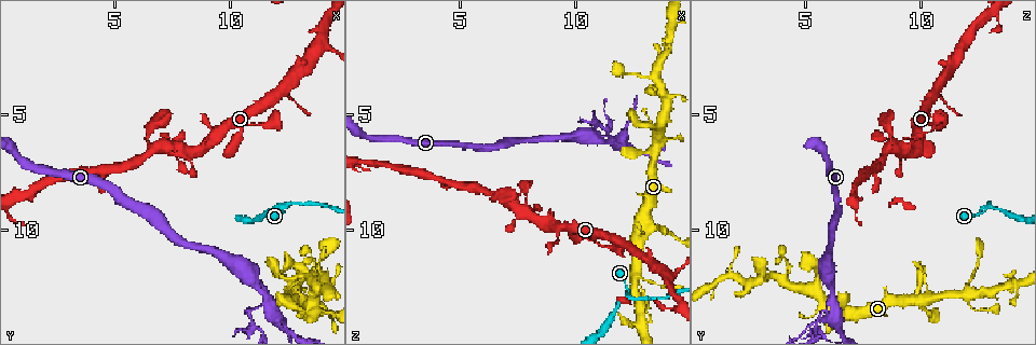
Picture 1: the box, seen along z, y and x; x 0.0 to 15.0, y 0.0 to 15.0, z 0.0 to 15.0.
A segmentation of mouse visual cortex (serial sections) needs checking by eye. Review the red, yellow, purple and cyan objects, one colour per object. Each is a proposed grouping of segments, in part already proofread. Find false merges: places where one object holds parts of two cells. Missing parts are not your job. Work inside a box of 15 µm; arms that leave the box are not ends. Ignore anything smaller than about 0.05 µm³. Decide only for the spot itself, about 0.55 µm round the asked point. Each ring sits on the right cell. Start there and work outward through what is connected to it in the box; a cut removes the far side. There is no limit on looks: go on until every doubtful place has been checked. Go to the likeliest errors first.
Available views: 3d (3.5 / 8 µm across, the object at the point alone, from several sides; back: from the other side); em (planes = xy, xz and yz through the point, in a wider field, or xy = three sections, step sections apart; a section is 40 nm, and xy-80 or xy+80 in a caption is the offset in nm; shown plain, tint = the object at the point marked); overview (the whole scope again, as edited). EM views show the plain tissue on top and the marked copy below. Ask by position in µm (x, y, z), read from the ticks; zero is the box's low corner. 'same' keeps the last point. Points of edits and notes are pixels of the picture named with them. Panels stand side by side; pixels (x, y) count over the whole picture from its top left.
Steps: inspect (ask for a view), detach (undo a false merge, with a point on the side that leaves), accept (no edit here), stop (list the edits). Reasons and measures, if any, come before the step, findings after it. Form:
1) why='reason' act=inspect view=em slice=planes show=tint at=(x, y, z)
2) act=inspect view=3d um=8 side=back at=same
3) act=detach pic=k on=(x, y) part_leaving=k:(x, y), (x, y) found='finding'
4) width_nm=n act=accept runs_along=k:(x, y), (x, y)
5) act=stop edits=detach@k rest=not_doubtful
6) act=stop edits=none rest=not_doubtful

why='branch point' act=inspect view=3d um=3.5 at=(12.4, 9.1, 12.9)

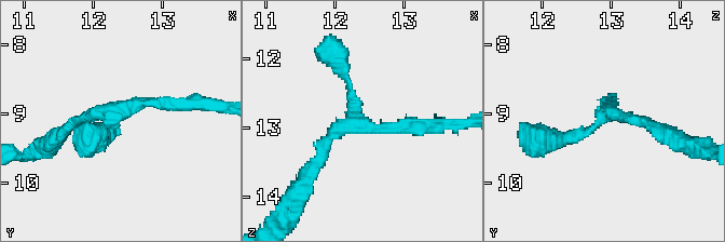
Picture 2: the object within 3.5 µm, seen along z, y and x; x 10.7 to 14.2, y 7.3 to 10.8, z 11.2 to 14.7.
act=inspect view=em slice=xy step=2 show=tint at=(12.25, 9.05, 12.90)

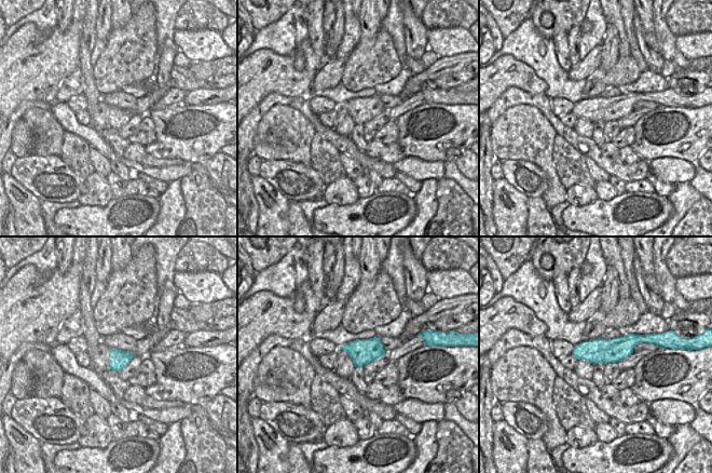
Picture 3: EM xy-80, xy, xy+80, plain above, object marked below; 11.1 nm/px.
arm_widths_nm=150,150,200 act=accept runs_along=3:(642, 339), (615, 350), (575, 353) found='all the same cell'

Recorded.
why='arms part here' act=inspect view=3d um=8 side=back at=(11.6, 13.1, 6.2)

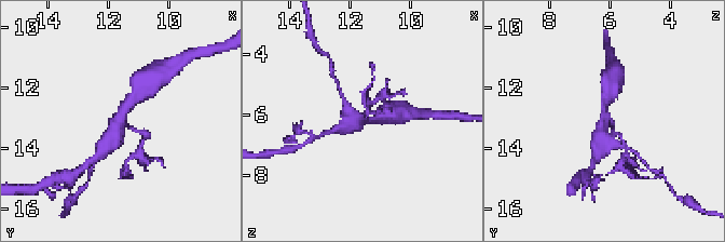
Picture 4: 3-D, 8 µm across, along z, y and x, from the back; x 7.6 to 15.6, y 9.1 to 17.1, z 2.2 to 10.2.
arms=3 arm_widths_nm=150,250,600 act=inspect view=em slice=xy step=3 show=tint at=(11.6, 13.0, 6.2)

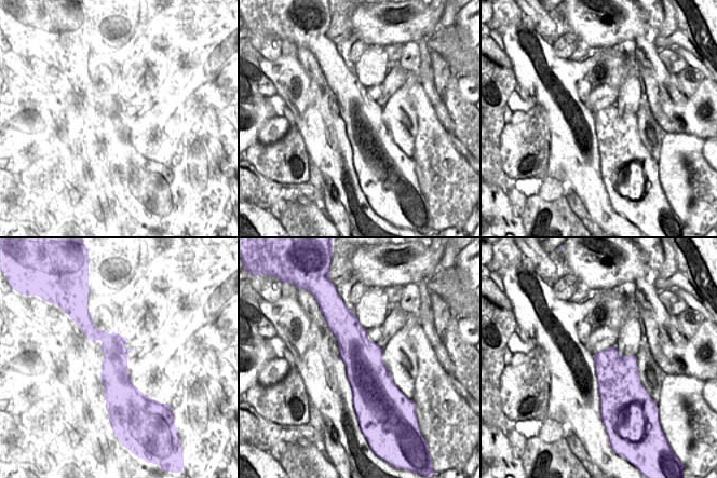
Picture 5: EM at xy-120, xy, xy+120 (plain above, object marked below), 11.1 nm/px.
act=accept runs_along=4:(138, 94), (122, 112), (106, 146) found='continuous, no second cell'

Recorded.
why='sharp bend' act=inspect view=3d um=8 at=(10.7, 13.6, 5.7)

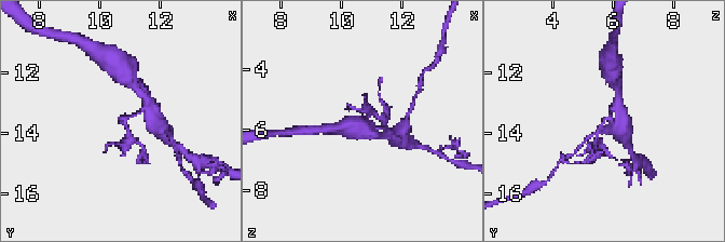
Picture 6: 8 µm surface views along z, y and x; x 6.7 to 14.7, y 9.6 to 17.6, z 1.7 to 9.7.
act=inspect view=em slice=planes show=tint at=(10.7, 13.6, 5.7)

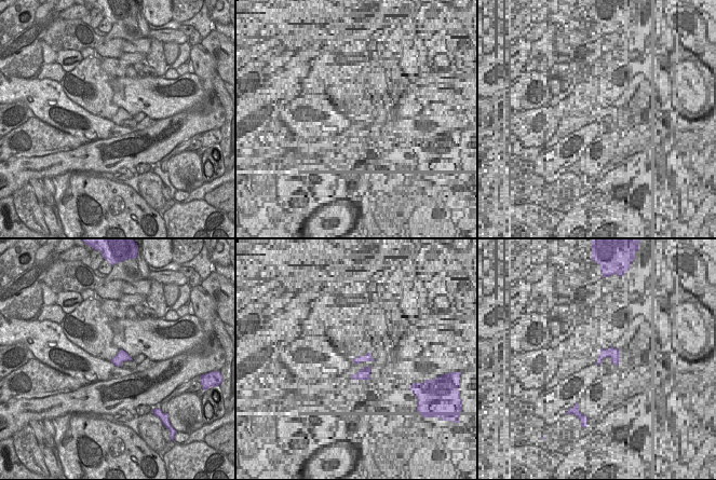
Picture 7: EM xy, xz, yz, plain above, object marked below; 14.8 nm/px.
act=accept runs_along=6:(617, 106), (600, 126), (600, 143) found='one cell here'

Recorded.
act=stop edits=none rest=not_doubtful

